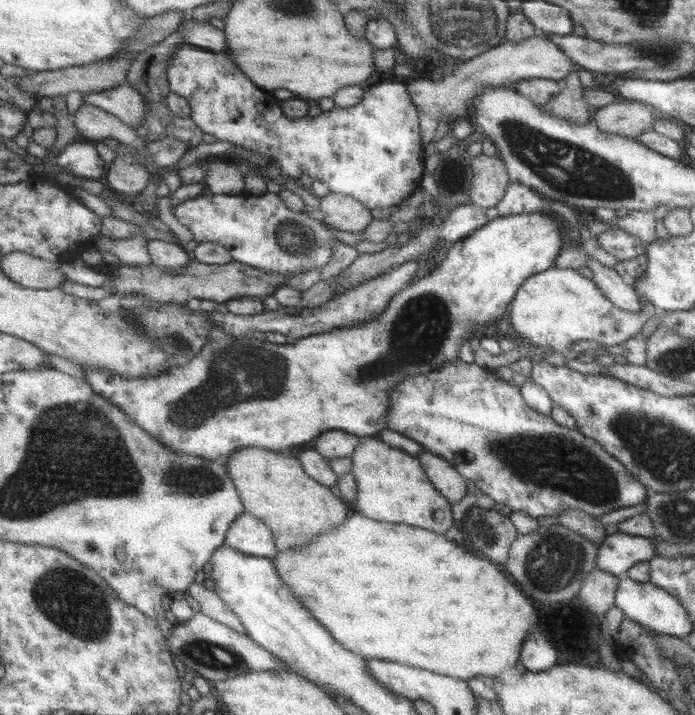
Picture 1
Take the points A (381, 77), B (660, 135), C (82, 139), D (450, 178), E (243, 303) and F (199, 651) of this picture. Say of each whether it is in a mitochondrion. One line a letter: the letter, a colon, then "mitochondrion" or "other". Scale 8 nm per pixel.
A: other
B: other
C: other
D: other
E: other
F: mitochondrion

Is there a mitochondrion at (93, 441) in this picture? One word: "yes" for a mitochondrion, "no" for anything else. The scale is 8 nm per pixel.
yes

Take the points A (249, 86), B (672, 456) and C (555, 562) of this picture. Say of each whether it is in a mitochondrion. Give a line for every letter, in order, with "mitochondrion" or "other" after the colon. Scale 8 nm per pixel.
A: other
B: mitochondrion
C: mitochondrion

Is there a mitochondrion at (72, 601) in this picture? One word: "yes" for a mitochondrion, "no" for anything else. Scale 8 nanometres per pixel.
yes

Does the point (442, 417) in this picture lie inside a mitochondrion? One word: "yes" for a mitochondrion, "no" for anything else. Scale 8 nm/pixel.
no

